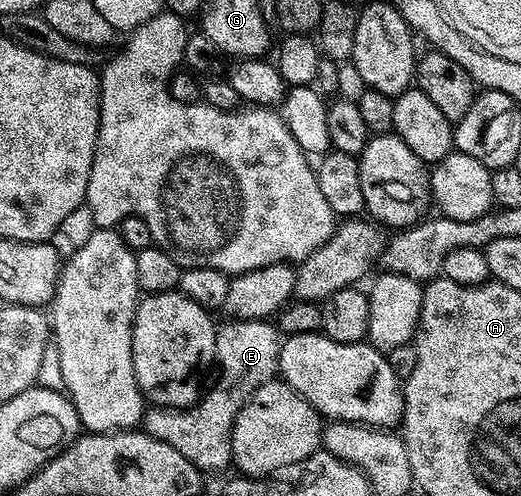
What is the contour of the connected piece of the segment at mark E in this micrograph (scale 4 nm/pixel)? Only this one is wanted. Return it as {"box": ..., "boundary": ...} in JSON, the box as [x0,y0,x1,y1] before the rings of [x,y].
{"box":[144,320,282,473],"boundary":[[[233,320],[217,334],[216,363],[221,363],[217,385],[206,391],[191,408],[163,408],[153,406],[145,413],[144,431],[157,440],[167,442],[187,458],[202,473],[221,472],[230,467],[233,459],[231,438],[233,423],[241,408],[259,386],[274,379],[279,372],[282,333],[269,320]]]}

